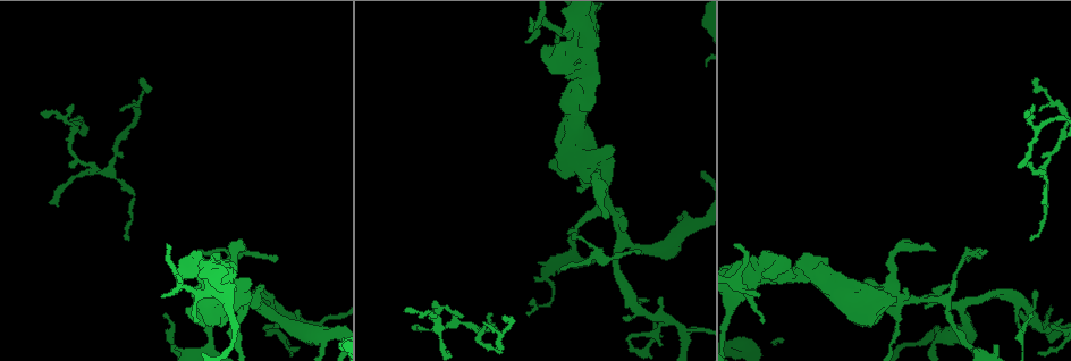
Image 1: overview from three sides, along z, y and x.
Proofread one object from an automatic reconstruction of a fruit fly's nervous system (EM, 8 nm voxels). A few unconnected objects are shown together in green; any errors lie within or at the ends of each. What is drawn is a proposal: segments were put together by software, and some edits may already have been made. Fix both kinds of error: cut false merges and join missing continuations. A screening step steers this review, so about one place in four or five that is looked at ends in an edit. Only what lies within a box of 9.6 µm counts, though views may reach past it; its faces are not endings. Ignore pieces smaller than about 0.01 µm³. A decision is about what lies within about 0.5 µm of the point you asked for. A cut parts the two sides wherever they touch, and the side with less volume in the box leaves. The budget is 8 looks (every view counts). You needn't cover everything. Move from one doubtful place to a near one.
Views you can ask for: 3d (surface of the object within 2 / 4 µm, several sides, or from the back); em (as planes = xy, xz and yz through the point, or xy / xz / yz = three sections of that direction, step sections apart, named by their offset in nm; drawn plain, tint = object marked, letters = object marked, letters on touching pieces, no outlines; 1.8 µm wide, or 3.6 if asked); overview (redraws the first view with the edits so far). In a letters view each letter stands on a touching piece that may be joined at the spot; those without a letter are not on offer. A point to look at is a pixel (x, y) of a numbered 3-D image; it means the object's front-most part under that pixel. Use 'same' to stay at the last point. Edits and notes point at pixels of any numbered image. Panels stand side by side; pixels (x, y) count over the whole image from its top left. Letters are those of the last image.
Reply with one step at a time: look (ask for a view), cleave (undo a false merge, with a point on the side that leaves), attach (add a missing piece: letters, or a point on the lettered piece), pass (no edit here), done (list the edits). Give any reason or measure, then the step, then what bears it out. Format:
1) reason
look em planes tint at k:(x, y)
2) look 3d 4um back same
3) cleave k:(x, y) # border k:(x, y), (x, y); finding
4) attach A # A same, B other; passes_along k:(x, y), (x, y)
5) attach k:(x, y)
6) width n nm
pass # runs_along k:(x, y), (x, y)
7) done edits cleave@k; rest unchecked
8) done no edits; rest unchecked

branch stops here
look em 3.6um xz step 16 tint at 1:(550, 162)

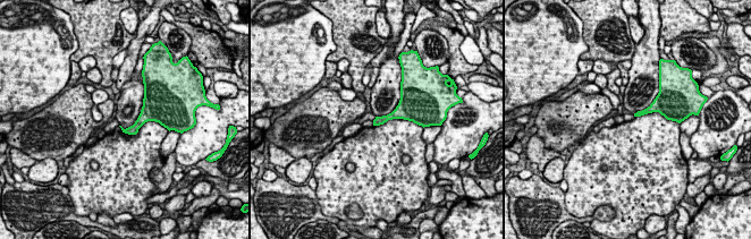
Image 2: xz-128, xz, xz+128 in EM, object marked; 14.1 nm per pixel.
look em 3.6um xz step 16 letters same

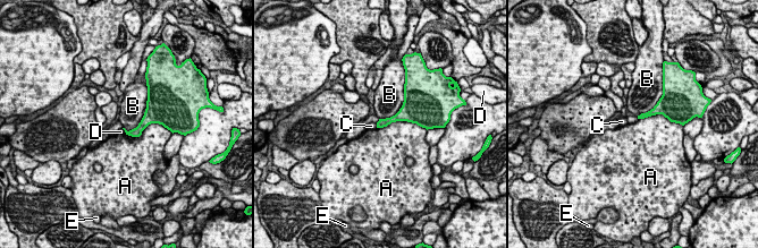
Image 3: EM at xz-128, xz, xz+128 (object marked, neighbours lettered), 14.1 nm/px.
pass # A other, B other, C other, D other, E other; border 3:(148, 91), (144, 114), (127, 131); no lettered piece goes on from it

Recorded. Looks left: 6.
four arms meet
look 3d 4um at 1:(473, 325)

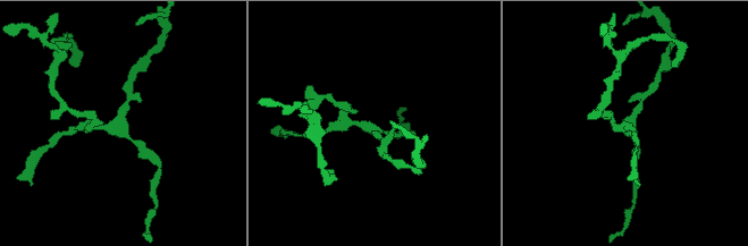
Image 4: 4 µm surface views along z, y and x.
arms 4; shape alone is not enough
look em 3.6um xz step 4 tint at 4:(631, 121)

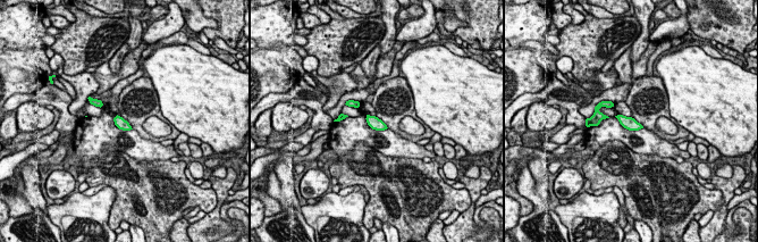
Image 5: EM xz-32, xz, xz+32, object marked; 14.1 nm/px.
what lies round it
look em 3.6um xz step 4 letters same

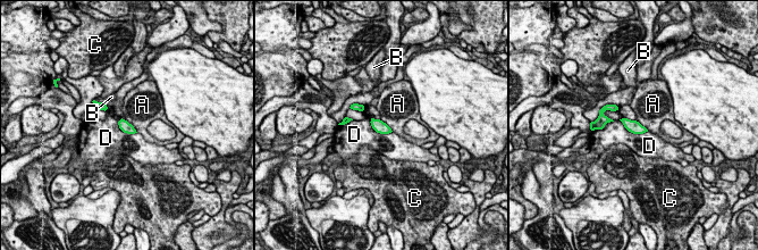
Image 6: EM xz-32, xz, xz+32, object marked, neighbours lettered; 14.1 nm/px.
pass # A other, B other, C other, D other; border 6:(620, 119), (633, 133), (647, 132); all the same neuron

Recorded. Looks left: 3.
free end
look em xz step 8 letters at 1:(491, 313)

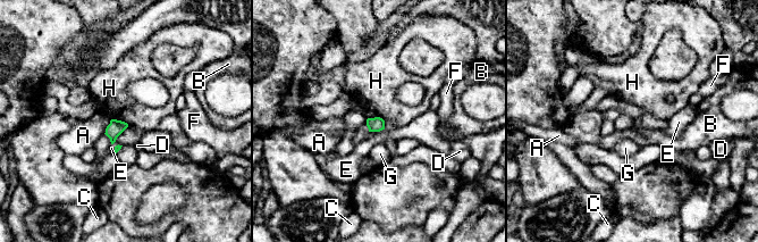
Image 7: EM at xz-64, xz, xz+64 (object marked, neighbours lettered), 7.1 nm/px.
longest_contact E 180 nm
pass # A other, B other, C other, D other, E other, F other, G other, H other; no lettered piece goes on from it

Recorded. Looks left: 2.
done no edits; rest unchecked

